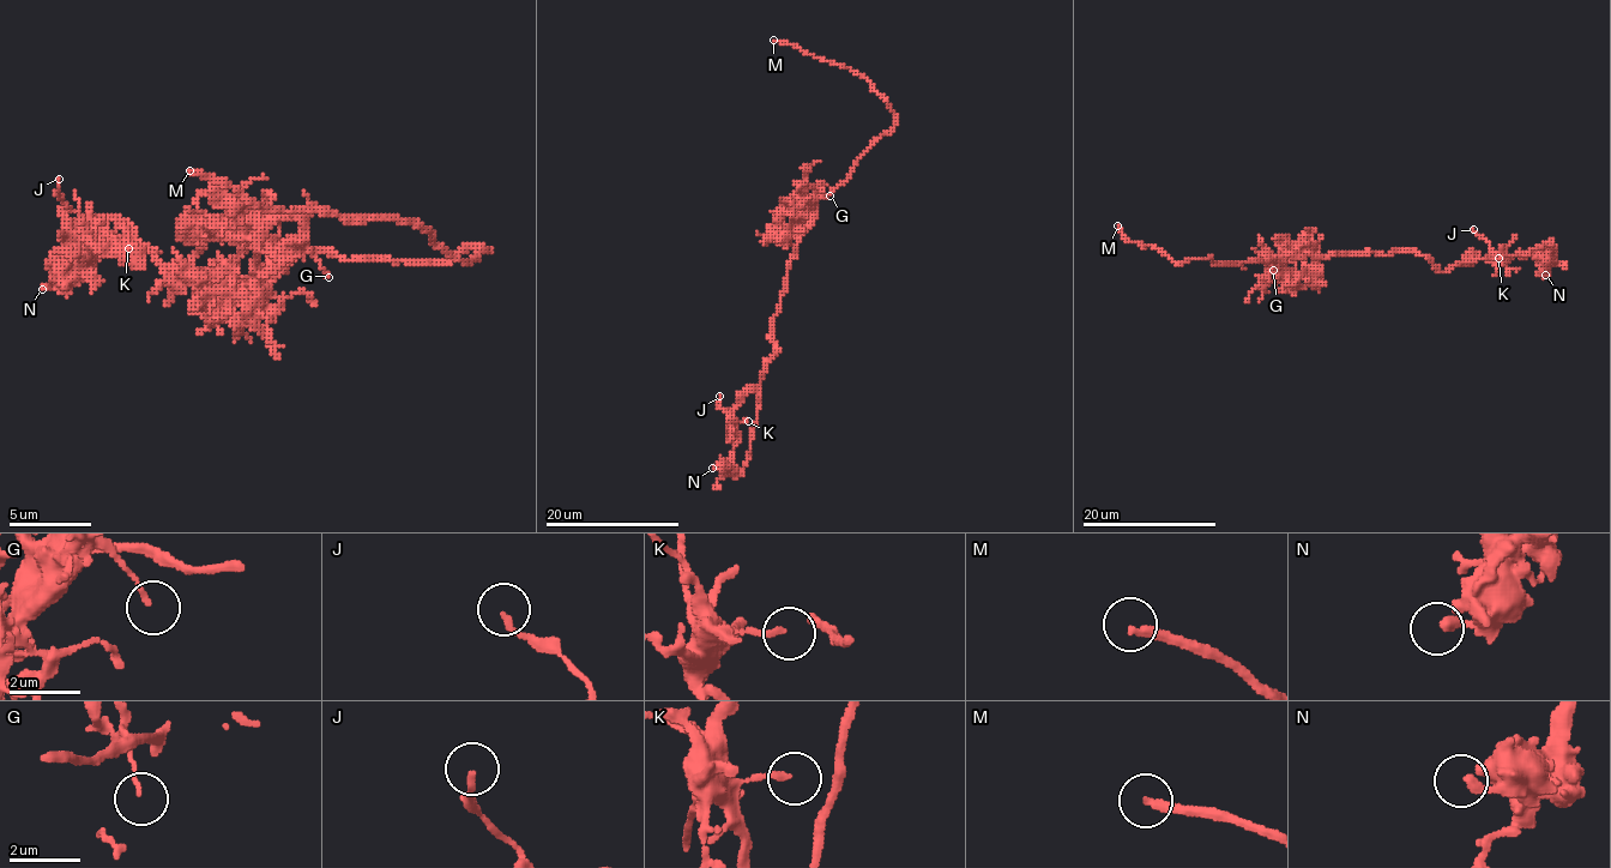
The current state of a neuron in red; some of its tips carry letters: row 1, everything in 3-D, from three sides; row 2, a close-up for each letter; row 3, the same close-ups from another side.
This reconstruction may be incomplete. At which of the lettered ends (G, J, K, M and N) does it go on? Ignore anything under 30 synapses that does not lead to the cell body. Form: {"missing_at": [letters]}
{"missing_at": ["M"]}

